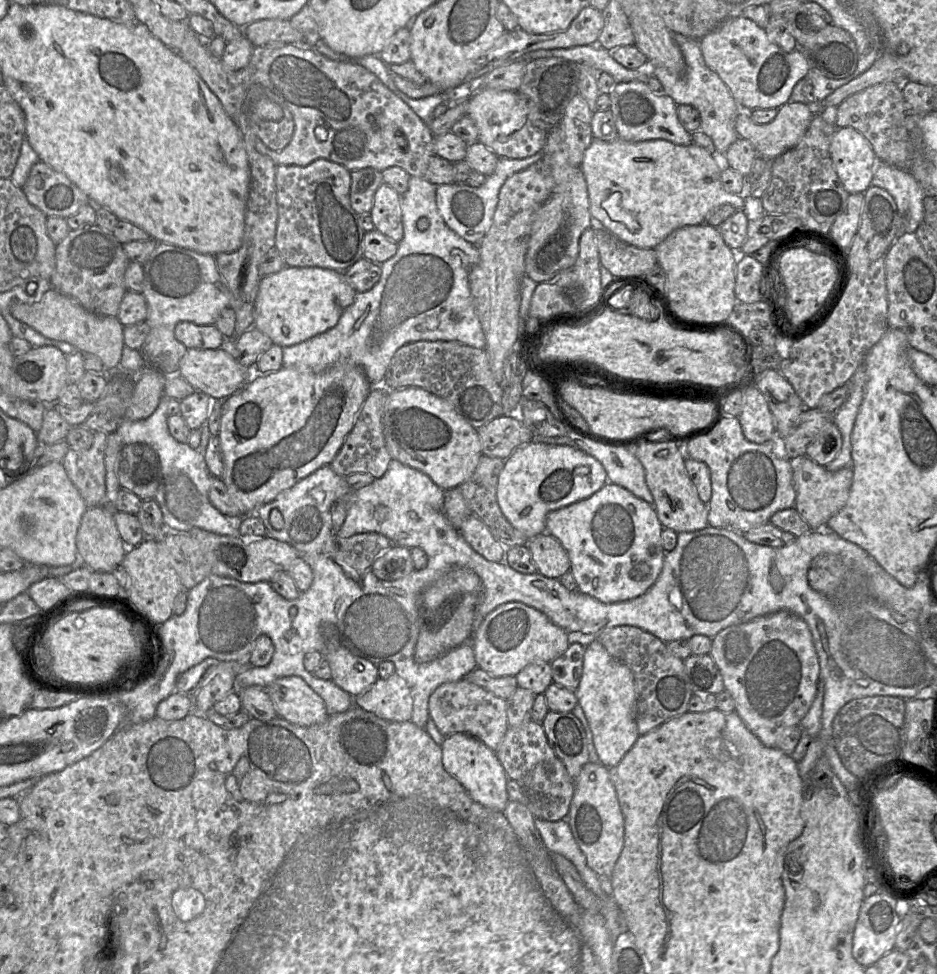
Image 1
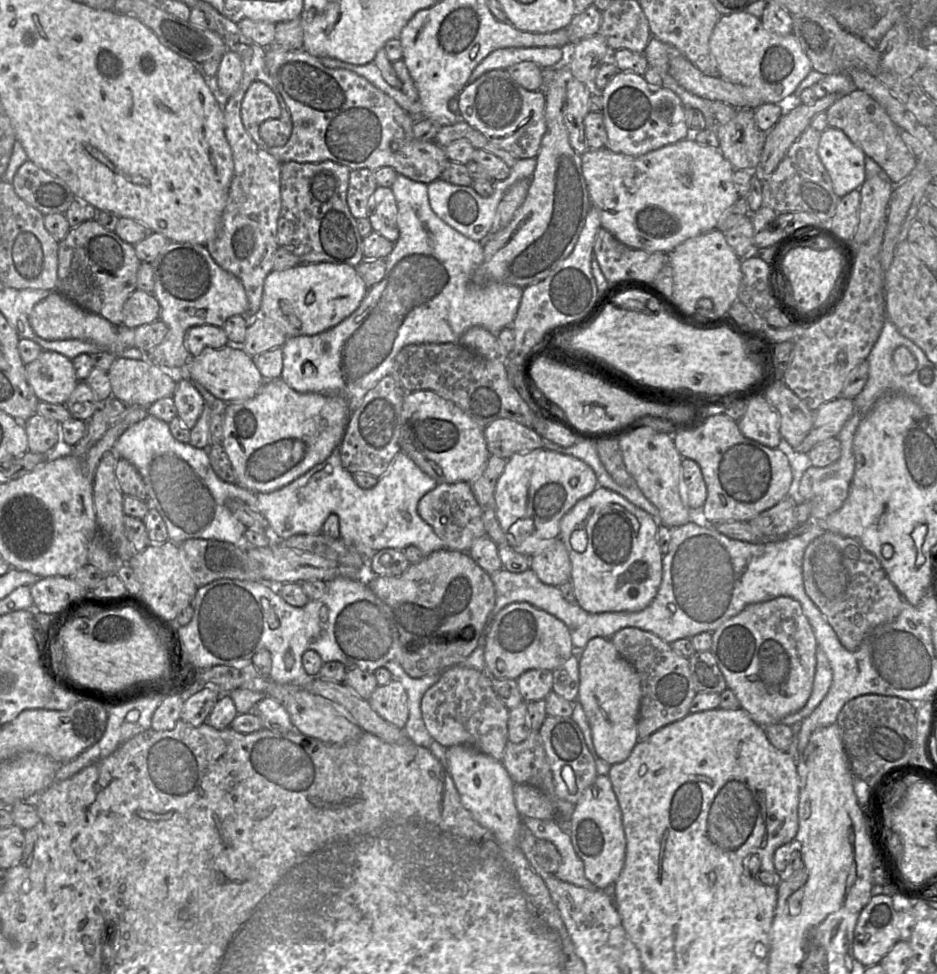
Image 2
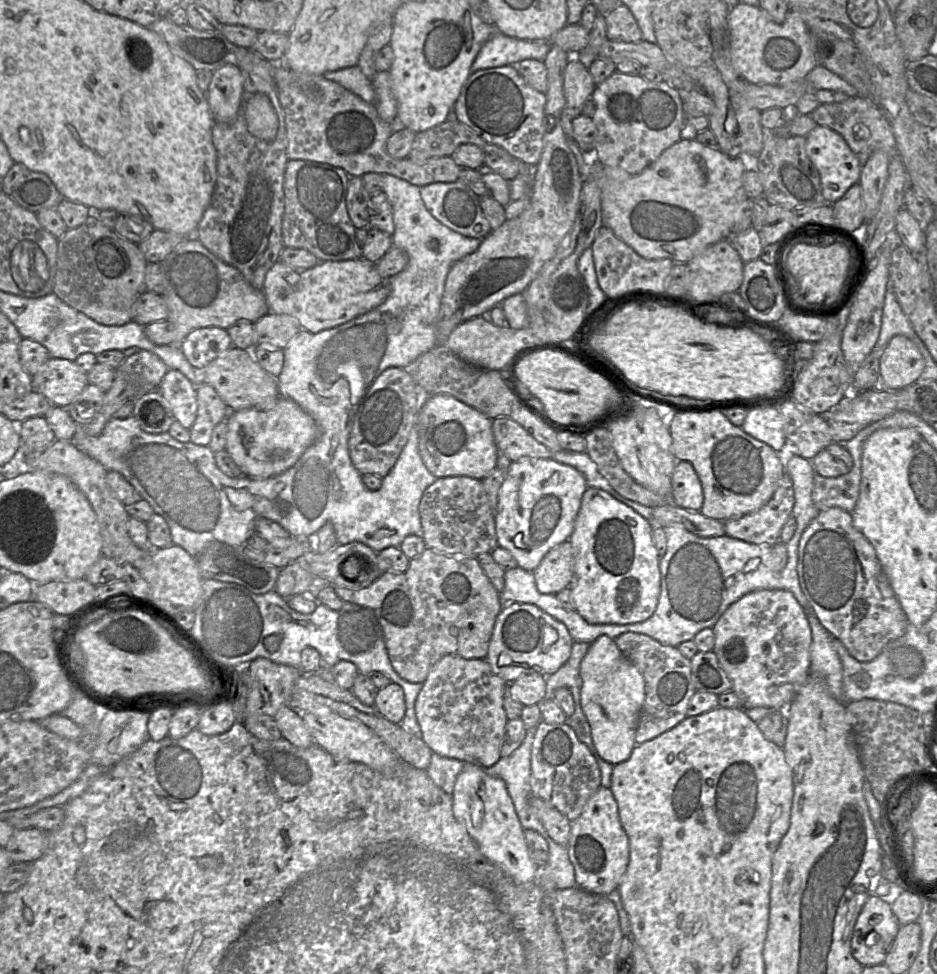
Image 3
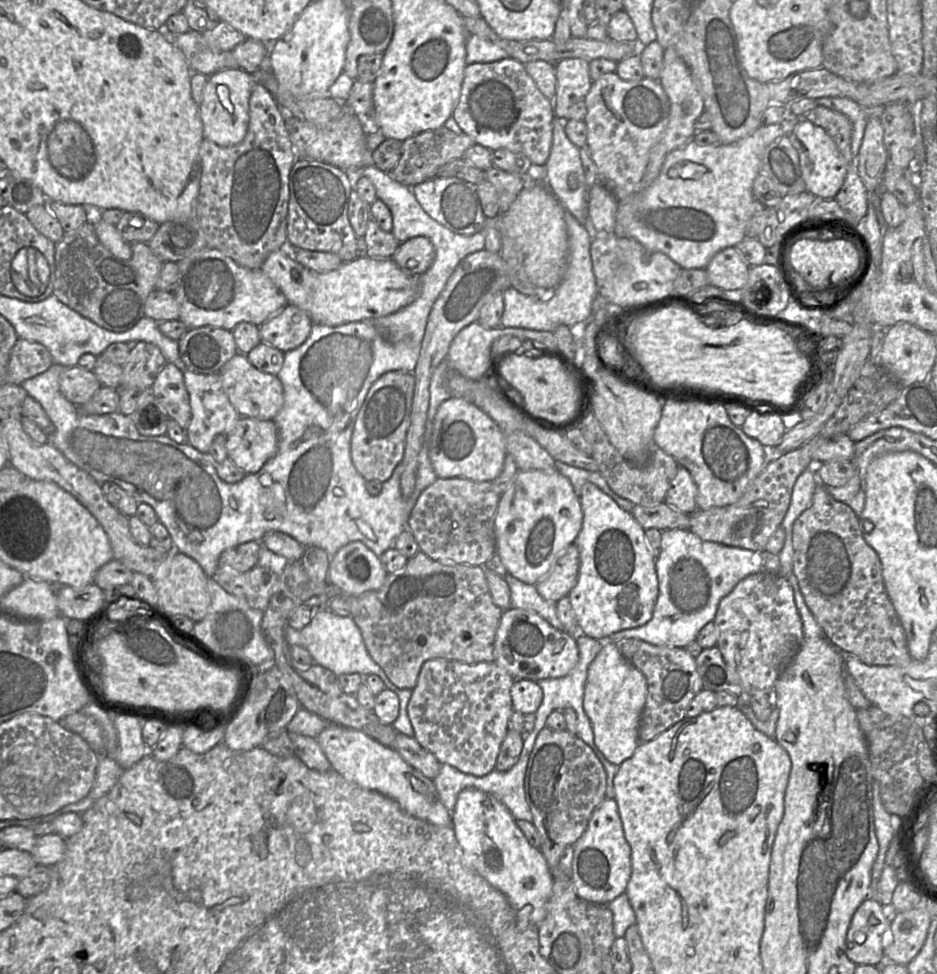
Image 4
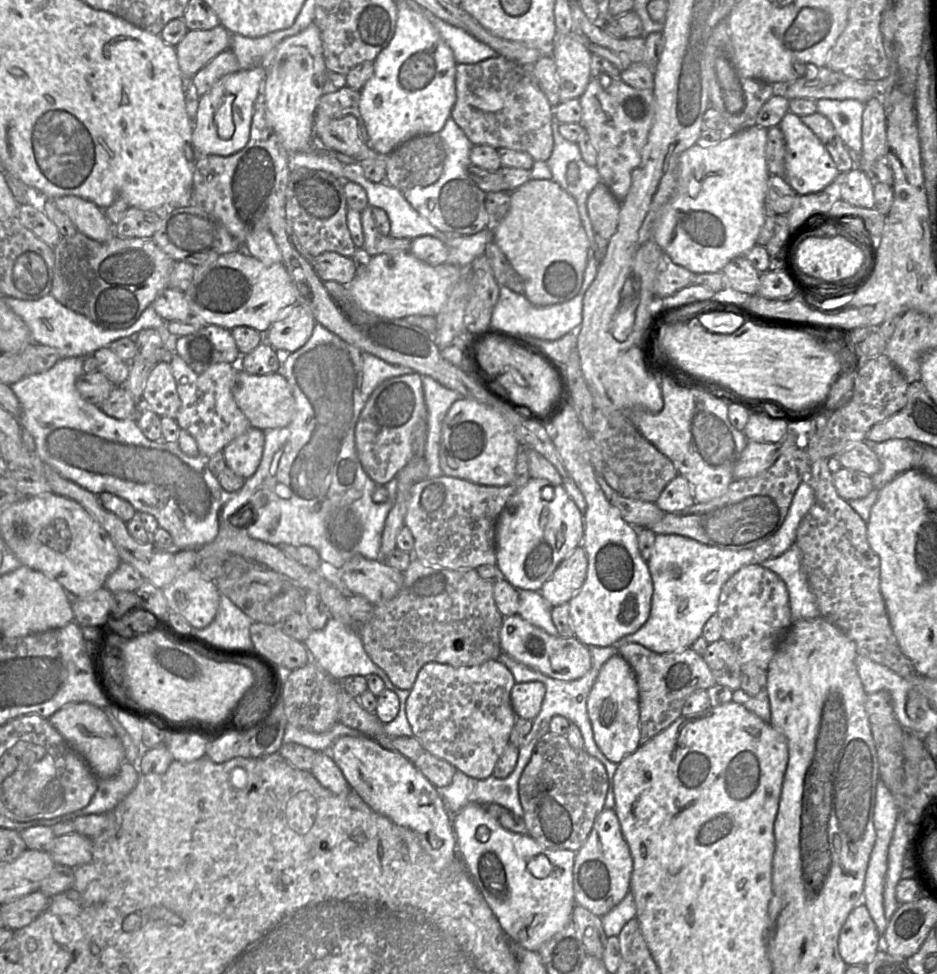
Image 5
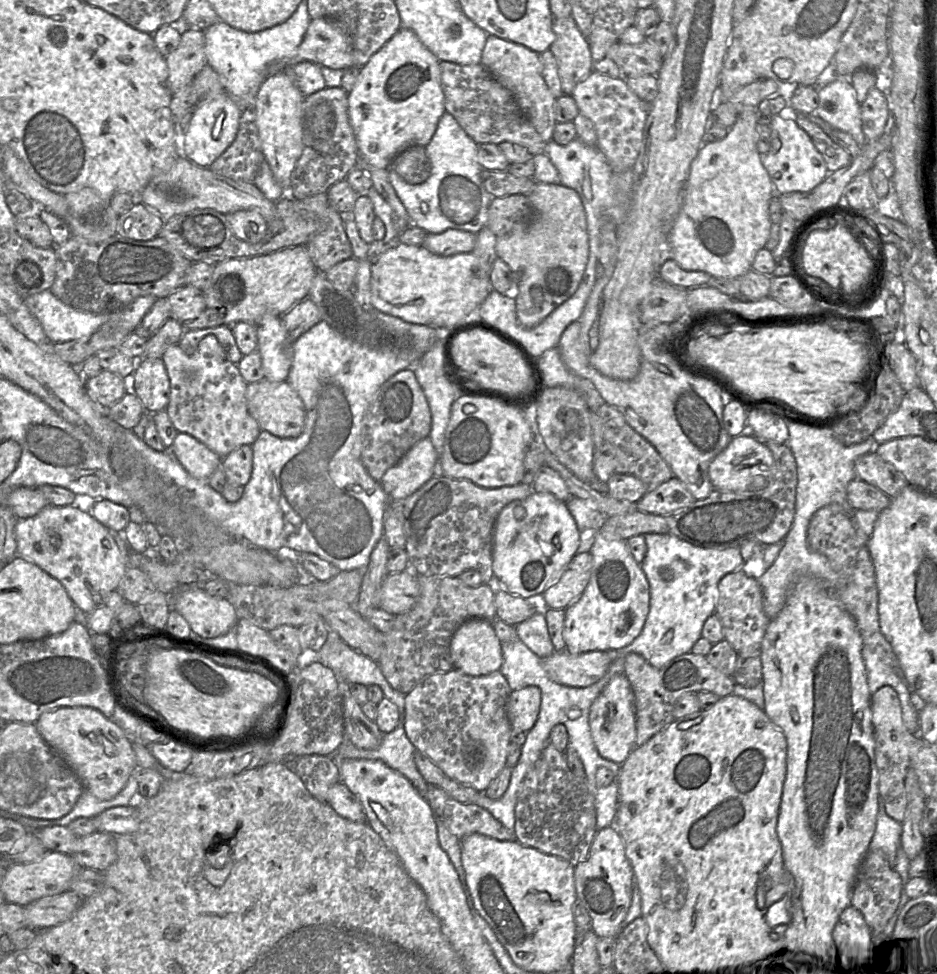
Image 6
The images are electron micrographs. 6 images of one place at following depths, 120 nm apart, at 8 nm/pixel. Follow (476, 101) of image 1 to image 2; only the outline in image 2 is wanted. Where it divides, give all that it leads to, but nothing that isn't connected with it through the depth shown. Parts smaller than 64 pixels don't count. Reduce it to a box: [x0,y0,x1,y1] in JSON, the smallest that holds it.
[458,69,546,159]

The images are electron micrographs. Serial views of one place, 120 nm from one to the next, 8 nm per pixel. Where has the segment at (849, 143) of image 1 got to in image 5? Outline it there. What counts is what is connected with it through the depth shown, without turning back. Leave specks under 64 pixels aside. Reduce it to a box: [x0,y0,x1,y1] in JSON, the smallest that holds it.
[778,111,840,195]

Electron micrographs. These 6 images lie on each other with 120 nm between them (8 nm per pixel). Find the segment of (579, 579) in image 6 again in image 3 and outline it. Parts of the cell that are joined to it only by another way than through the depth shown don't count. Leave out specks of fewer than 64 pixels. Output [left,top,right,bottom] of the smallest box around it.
[533,541,573,595]

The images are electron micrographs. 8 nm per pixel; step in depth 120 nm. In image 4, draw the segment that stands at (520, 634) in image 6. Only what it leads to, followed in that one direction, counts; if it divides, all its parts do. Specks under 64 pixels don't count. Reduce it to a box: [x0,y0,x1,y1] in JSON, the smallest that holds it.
[503,574,564,631]

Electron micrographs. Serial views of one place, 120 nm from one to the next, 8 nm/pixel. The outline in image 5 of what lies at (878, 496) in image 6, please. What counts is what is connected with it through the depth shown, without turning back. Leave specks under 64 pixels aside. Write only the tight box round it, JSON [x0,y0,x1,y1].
[832,467,873,501]

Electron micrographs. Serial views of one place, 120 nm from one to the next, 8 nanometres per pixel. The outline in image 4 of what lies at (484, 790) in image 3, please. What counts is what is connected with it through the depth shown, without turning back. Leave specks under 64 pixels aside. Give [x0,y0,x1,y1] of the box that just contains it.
[452,787,553,928]

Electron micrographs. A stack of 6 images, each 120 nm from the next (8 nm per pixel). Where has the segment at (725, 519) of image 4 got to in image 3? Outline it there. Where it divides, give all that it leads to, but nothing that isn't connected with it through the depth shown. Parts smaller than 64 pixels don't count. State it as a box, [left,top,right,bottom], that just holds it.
[723,473,794,545]

